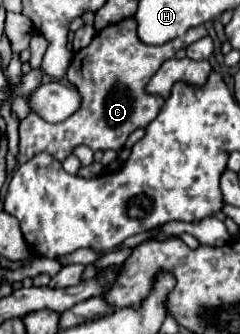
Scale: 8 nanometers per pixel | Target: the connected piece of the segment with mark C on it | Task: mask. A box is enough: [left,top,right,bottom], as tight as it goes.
[18,19,206,163]

